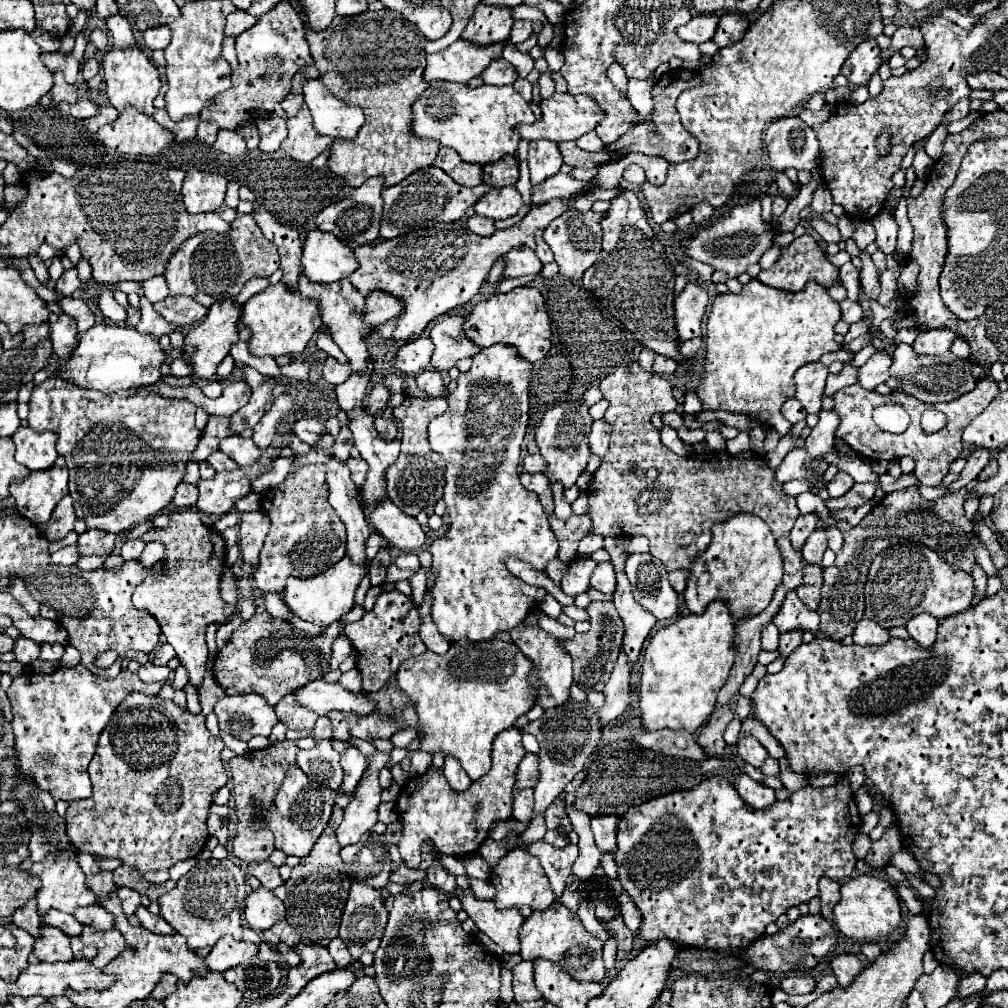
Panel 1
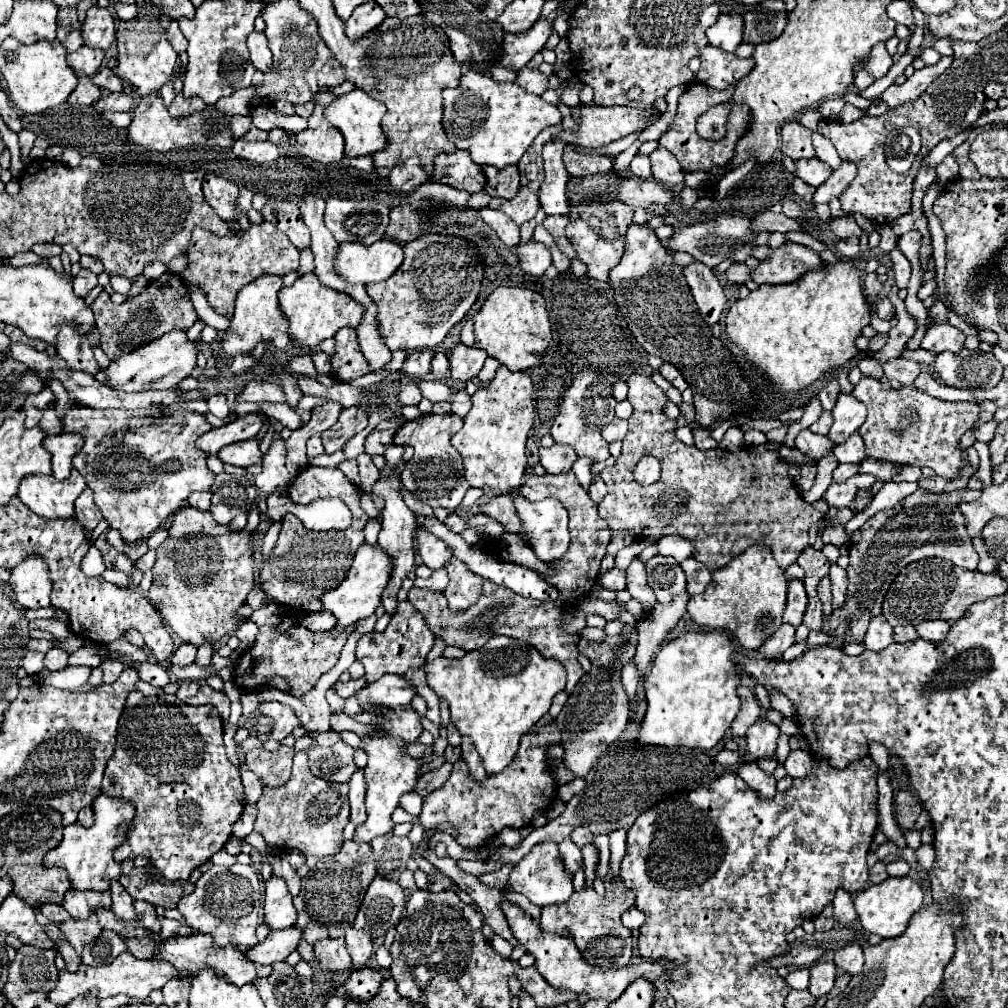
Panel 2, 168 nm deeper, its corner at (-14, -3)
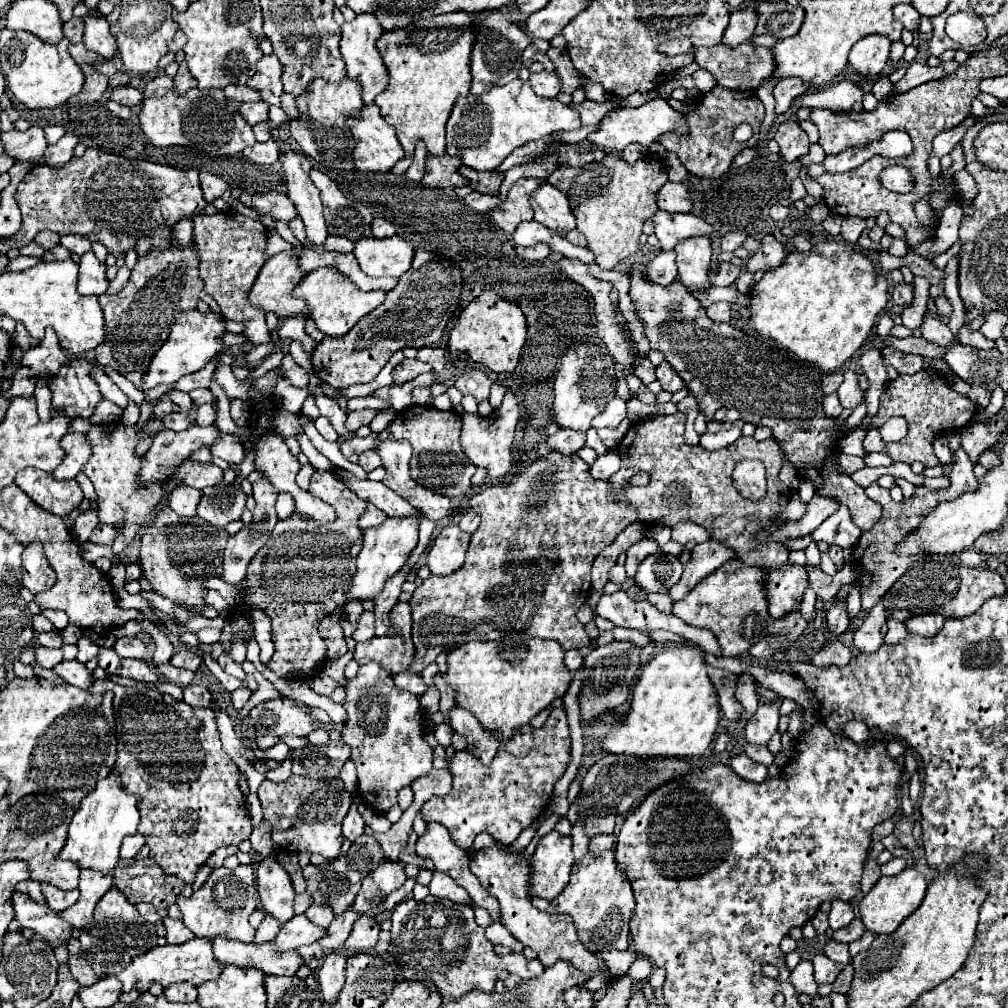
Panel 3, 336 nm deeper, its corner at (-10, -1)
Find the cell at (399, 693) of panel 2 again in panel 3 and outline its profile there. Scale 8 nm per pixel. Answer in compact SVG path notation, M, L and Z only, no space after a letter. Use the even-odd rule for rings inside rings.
M405 670L401 674L395 674L393 676L393 684L395 684L395 688L407 690L407 692L411 692L415 696L421 696L427 690L423 678L419 674L415 674L415 672L409 672L409 670Z

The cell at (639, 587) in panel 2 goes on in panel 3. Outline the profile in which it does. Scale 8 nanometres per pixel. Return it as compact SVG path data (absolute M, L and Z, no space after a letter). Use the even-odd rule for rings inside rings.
M647 538L639 540L637 544L633 544L633 546L625 552L625 554L627 554L627 560L625 560L627 578L635 578L639 564L641 564L649 554L657 552L657 548L659 548L659 546L657 546L653 540L647 540Z

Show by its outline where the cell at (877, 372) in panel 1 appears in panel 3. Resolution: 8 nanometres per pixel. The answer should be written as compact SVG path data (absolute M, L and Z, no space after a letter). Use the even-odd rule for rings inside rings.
M885 346L881 350L883 354L883 360L893 366L899 374L915 374L923 368L923 358L917 356L917 354L907 354L907 352L899 352L891 346Z

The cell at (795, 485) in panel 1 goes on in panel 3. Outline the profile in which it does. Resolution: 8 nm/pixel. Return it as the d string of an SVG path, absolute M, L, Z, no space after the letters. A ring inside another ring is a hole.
M867 454L863 460L867 466L891 466L893 464L893 460L887 454Z

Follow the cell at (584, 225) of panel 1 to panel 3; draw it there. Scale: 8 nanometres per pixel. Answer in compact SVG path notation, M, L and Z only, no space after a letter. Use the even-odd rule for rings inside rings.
M605 156L601 162L591 162L579 168L565 168L559 166L551 176L549 182L559 188L559 170L615 170L615 174L609 174L603 178L599 188L601 192L597 196L581 196L581 194L567 194L569 204L573 208L573 214L577 218L577 230L585 234L587 238L587 248L595 254L595 264L601 270L613 270L617 268L627 256L635 254L641 244L639 244L639 234L643 228L643 222L651 218L657 212L655 206L655 190L667 182L667 170L663 162L651 156L643 156L635 166L629 166L623 158L619 156Z

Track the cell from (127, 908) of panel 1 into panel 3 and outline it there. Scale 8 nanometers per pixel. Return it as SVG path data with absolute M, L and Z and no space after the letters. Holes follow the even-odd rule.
M137 904L135 908L139 910L139 914L141 914L145 920L149 920L151 924L155 924L155 930L157 930L159 936L165 936L165 928L163 928L163 922L161 922L155 906L151 906L151 904Z

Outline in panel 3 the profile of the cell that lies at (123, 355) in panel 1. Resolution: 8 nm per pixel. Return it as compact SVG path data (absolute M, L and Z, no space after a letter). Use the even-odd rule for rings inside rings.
M189 310L187 314L181 314L181 320L177 320L171 326L169 338L163 342L163 346L151 358L147 372L141 378L141 388L147 392L159 384L173 386L181 376L201 370L215 354L219 354L223 350L223 342L221 342L223 332L225 332L225 326L223 326L223 318L219 314L213 314L213 312L201 314L199 310Z

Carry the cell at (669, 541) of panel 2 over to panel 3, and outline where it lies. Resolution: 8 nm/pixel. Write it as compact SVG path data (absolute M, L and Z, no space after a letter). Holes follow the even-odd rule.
M679 522L679 524L675 524L673 528L673 534L671 534L671 538L675 540L675 542L679 542L679 544L703 544L703 542L707 542L709 540L709 532L703 528L703 526L699 526L699 524L693 524L693 522Z

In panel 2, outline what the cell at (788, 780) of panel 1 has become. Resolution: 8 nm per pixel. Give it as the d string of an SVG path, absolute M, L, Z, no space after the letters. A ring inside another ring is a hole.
M795 750L795 752L789 752L787 760L785 760L785 772L791 776L791 778L797 778L797 776L807 776L807 772L811 770L811 754L809 752L803 752L803 750Z

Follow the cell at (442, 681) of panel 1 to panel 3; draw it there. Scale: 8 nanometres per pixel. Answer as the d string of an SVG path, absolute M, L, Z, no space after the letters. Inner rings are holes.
M513 634L493 642L463 644L447 654L447 672L441 676L455 690L455 704L469 710L487 732L491 732L493 736L501 736L503 742L511 740L521 726L531 724L531 720L557 696L563 696L571 684L571 676L563 664L561 646L555 640L537 640L527 638L525 634Z

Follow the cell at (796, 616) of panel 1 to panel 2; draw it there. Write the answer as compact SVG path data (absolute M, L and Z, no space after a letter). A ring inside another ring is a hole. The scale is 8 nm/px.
M791 578L789 580L789 592L787 592L787 606L783 612L783 622L791 624L791 626L799 626L803 620L807 608L807 594L805 594L805 586L801 580Z

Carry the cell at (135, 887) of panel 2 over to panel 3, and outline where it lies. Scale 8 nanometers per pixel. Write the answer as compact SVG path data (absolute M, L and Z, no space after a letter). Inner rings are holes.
M123 860L113 876L115 876L115 886L127 896L127 900L131 904L139 904L139 902L149 902L155 908L167 908L171 904L175 904L181 888L185 888L185 882L181 882L179 878L167 878L161 874L157 878L153 876L131 876L127 866L137 864L137 860Z

